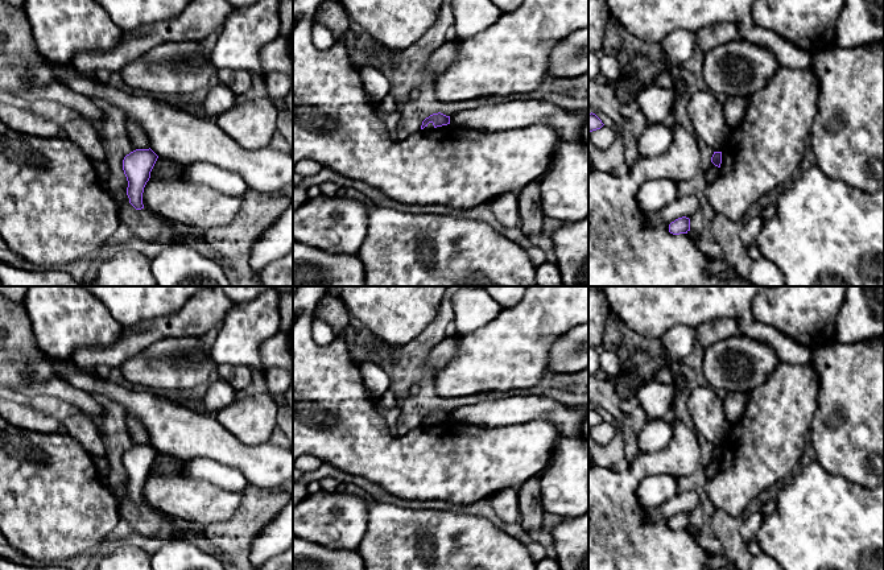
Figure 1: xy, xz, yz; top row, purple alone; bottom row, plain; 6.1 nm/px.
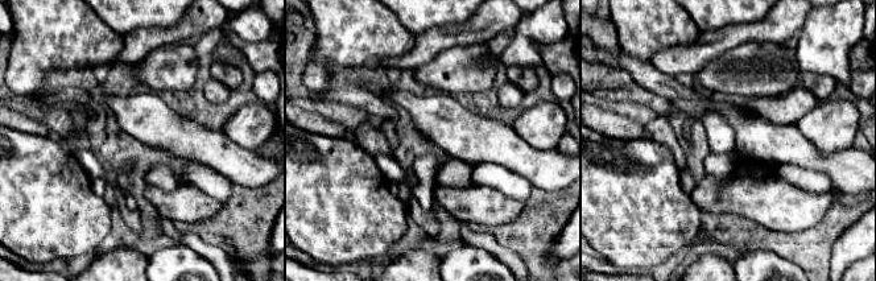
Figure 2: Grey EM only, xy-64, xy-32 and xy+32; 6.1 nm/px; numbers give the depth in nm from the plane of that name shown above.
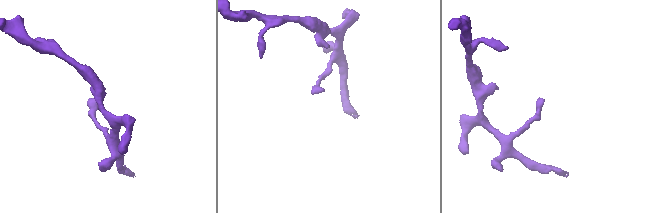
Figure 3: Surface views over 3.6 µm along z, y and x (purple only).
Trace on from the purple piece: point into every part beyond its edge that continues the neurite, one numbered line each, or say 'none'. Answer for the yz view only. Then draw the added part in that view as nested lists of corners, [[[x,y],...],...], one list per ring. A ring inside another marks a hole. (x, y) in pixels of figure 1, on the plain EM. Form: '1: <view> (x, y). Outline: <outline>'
none

